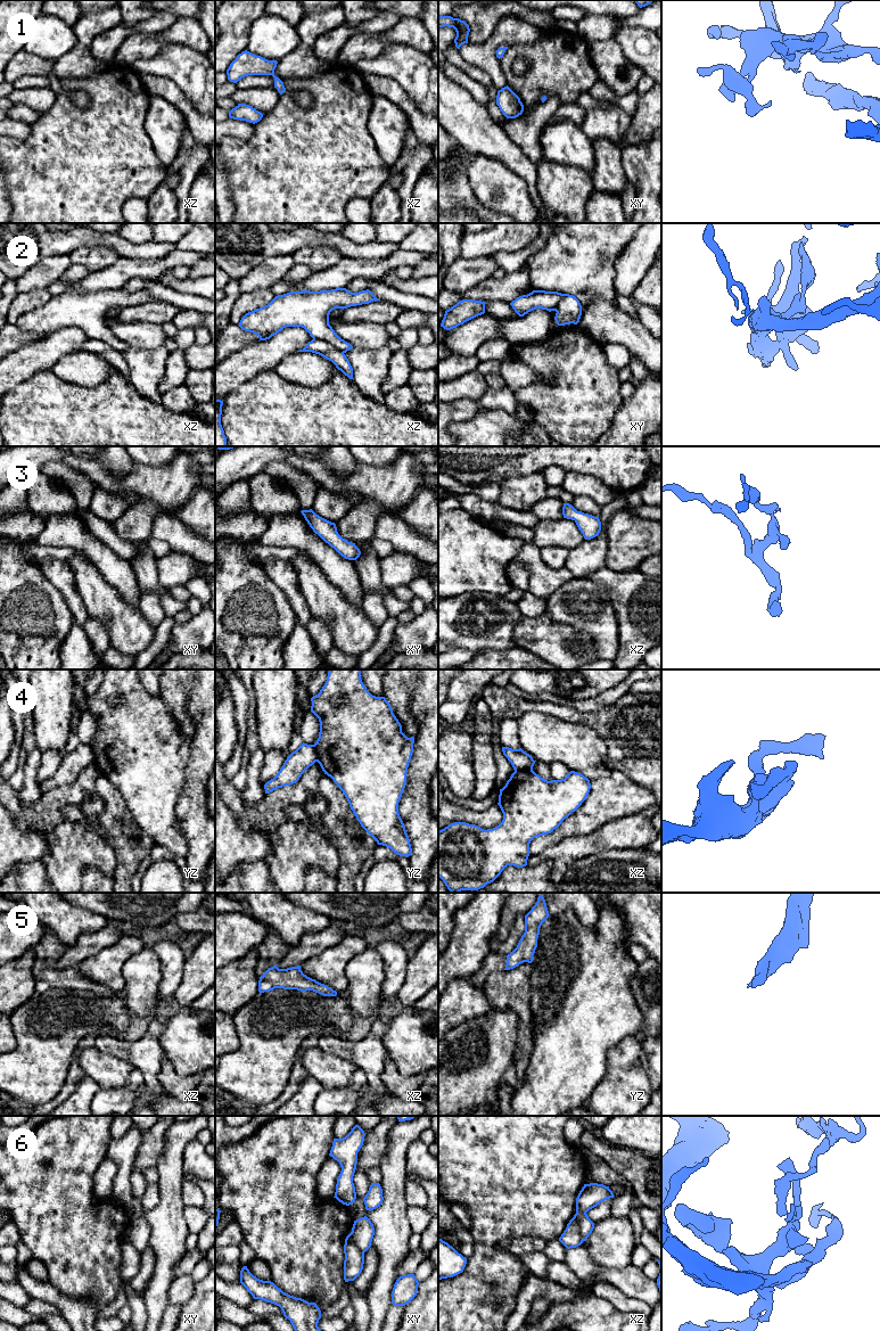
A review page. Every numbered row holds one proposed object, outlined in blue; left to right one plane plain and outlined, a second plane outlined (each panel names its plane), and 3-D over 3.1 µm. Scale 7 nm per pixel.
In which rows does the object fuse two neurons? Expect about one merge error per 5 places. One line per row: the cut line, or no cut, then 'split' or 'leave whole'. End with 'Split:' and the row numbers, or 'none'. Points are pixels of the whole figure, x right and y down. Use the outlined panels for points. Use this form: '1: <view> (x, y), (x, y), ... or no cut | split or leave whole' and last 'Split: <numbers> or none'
1: no cut | leave whole
2: xz (313, 338), (327, 341), (343, 353) | split
3: no cut | leave whole
4: xz (532, 769), (517, 769), (515, 771) | split
5: no cut | leave whole
6: xz (576, 1212), (580, 1234), (583, 1240) | split
Split: 2, 4, 6

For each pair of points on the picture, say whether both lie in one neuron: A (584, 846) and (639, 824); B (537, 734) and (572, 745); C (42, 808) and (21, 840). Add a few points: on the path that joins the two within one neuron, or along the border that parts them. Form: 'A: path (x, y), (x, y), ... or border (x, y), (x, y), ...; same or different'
A: path (598, 840), (625, 832); same
B: path (545, 738), (564, 741); same
C: border (11, 816), (19, 829), (38, 830), (44, 836); different

